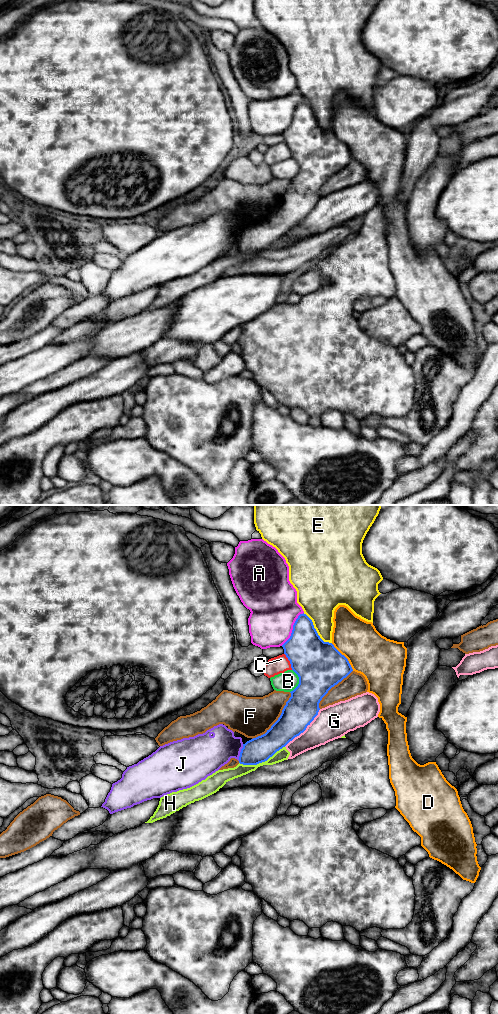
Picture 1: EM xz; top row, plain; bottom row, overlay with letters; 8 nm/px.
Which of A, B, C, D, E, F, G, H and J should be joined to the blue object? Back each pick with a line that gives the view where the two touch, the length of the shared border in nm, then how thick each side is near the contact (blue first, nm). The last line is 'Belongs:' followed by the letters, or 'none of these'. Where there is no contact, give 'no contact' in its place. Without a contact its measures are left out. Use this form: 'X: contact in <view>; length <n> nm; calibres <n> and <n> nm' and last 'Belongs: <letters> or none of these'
Belongs: none of these

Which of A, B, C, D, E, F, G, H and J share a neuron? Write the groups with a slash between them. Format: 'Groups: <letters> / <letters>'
Groups: A / B / C / D / E / F / G J / H

